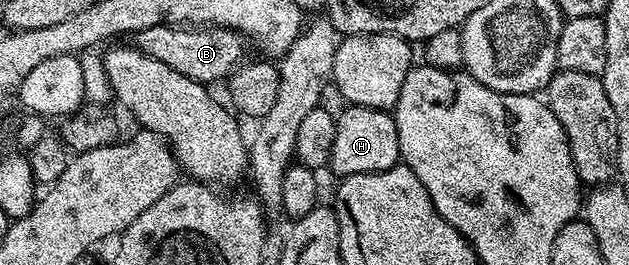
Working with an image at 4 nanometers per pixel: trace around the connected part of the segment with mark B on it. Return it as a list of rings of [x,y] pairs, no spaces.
[[[156,26],[143,28],[135,35],[136,50],[151,60],[159,60],[159,64],[167,64],[167,68],[175,68],[175,72],[183,72],[183,76],[191,80],[206,84],[214,84],[220,78],[228,79],[246,61],[245,46],[247,47],[246,39],[233,30],[224,30],[222,26]]]

